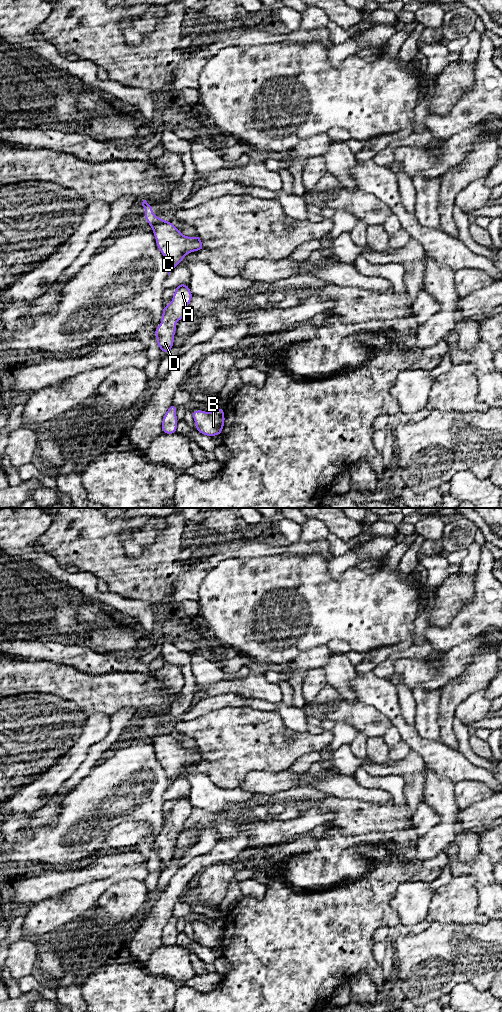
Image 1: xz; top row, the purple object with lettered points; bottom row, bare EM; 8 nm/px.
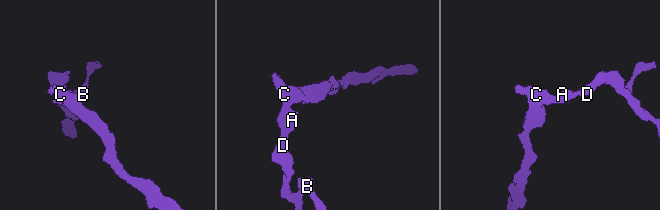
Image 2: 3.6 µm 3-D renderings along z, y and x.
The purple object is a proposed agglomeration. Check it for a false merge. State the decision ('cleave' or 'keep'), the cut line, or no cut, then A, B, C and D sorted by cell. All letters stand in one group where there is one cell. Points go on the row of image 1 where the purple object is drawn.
keep; cut none; groups A B C D

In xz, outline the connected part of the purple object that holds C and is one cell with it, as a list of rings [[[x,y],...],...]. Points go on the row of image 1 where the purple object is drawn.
[[[143,200],[142,206],[145,208],[143,217],[152,227],[156,245],[166,260],[168,275],[187,254],[204,249],[199,235],[196,237],[183,235],[171,221],[164,221],[159,216],[154,216],[153,208],[146,200]]]

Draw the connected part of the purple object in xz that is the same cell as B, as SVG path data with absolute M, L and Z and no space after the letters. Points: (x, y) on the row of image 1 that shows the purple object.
M216 408L212 412L195 410L192 412L196 430L205 436L216 436L222 433L225 416L223 408Z

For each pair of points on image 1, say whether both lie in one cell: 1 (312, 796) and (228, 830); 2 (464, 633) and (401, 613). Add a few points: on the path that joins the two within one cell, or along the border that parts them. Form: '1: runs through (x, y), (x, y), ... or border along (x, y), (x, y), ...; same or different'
1: runs through (301, 820), (291, 828), (252, 828); same
2: border along (418, 616), (414, 621), (413, 635), (407, 639); different

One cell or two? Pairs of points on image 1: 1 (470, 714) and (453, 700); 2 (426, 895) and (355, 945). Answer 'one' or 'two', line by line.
1: two
2: two

